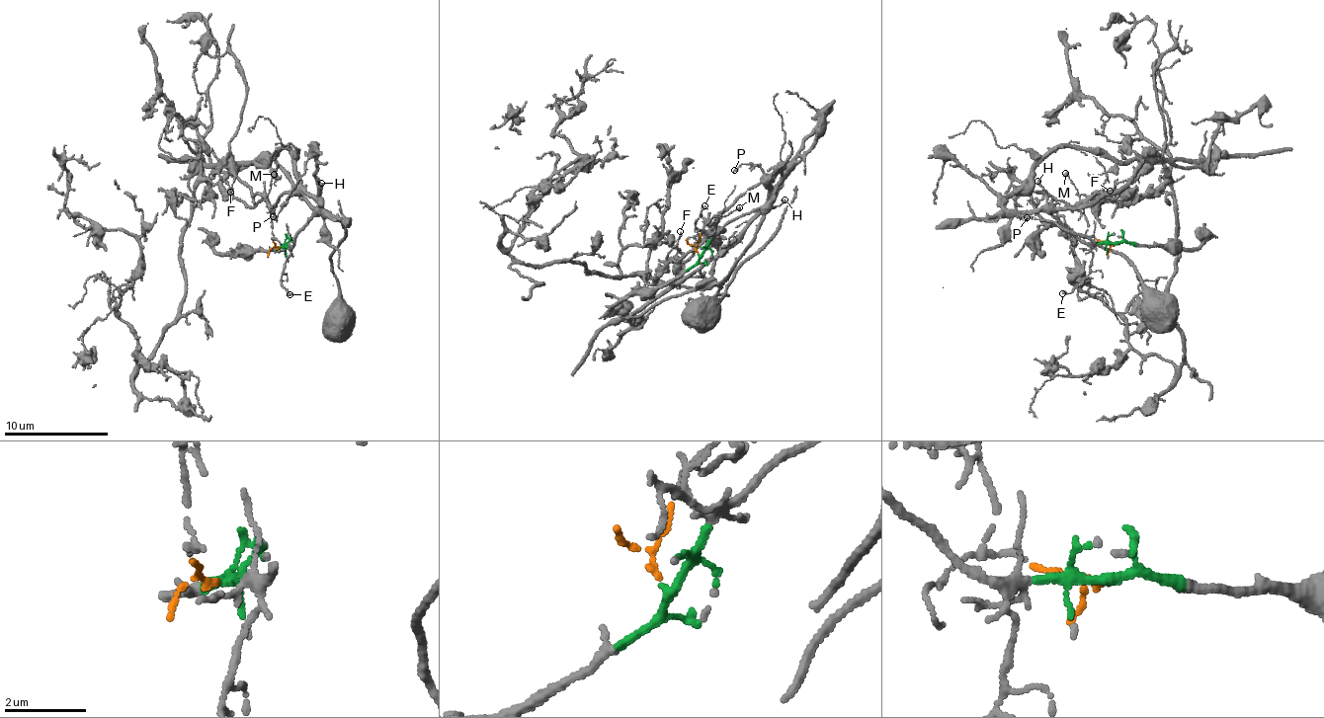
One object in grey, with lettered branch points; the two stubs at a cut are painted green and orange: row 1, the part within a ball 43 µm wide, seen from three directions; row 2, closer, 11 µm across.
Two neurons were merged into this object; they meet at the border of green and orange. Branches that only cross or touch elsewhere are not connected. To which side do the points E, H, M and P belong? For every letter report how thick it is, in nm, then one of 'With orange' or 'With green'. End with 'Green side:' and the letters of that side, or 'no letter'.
E: Thickness 140 nm. With green
H: Thickness 180 nm. With green
M: Thickness 170 nm. With orange
P: Thickness 150 nm. With green
Green side: E, H, P

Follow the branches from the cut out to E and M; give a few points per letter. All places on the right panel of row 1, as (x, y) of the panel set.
E: (1116, 242), (1099, 245), (1087, 279), (1063, 293)
M: (1116, 242), (1104, 243), (1085, 232), (1084, 196), (1064, 172)

